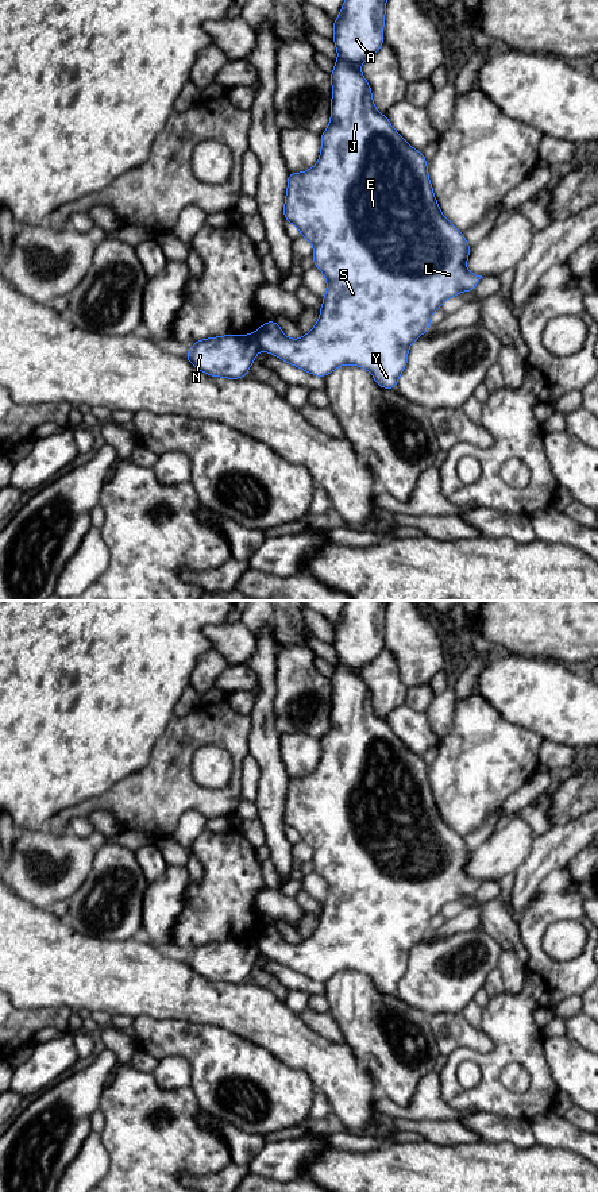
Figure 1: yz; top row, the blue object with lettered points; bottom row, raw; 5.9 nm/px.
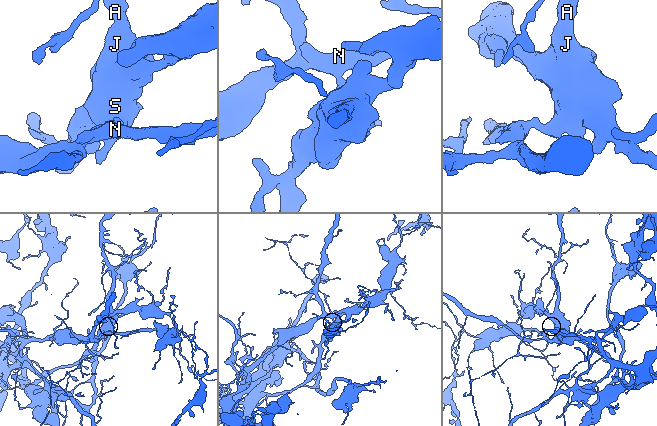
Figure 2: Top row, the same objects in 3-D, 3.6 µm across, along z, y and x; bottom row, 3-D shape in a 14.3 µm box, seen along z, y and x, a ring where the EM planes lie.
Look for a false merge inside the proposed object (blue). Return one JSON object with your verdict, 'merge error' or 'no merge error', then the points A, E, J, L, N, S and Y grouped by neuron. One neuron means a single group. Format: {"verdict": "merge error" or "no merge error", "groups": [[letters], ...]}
{"verdict": "merge error", "groups": [["A", "E", "J", "L", "S", "Y"], ["N"]]}

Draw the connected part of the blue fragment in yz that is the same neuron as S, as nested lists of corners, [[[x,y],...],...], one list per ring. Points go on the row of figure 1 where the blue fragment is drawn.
[[[344,0],[333,22],[337,61],[332,81],[331,121],[320,135],[321,154],[315,167],[289,173],[283,215],[315,248],[313,262],[327,277],[327,293],[312,331],[294,340],[283,335],[277,321],[261,325],[255,335],[259,348],[316,377],[327,377],[339,366],[355,364],[370,371],[382,389],[394,389],[408,364],[410,344],[431,328],[431,315],[443,302],[475,289],[482,275],[466,269],[471,247],[464,234],[441,213],[427,171],[424,154],[410,147],[379,113],[360,65],[385,43],[386,0]]]

